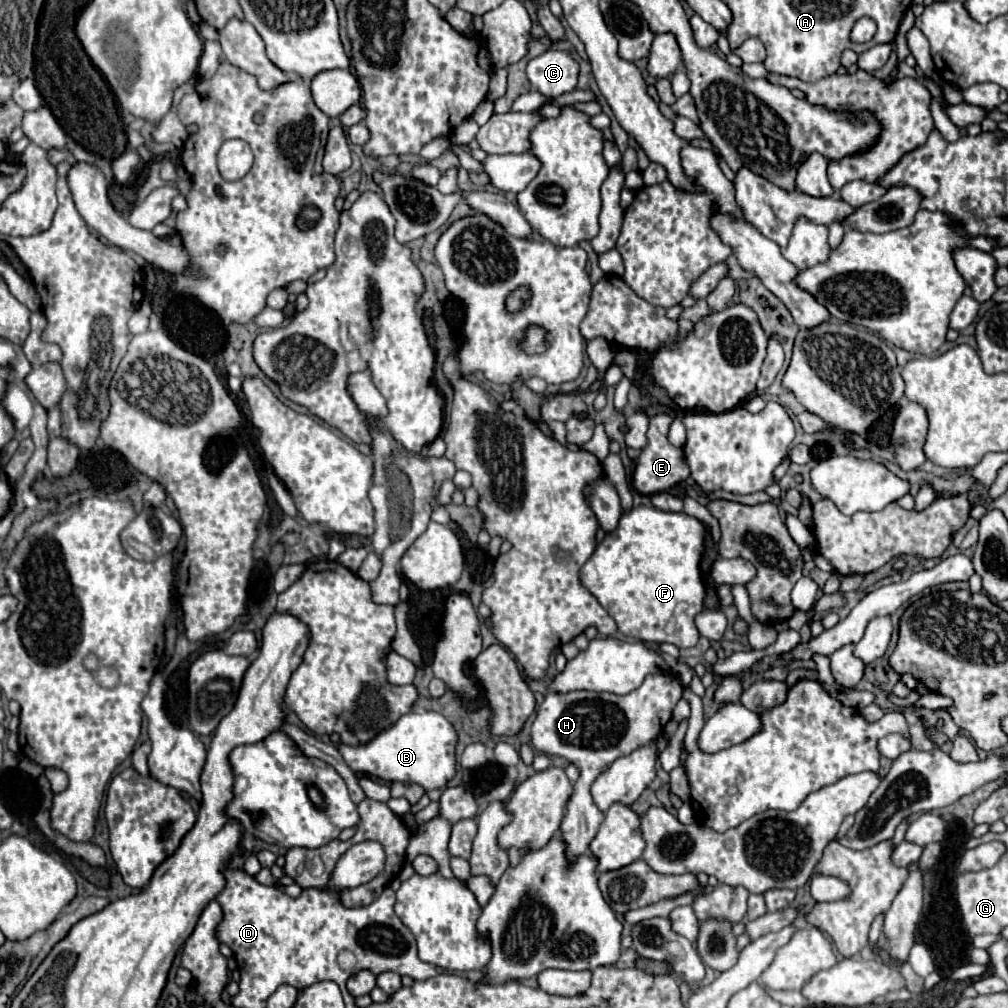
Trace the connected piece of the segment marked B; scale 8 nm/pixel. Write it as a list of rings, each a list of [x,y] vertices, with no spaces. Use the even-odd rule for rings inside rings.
[[[411,710],[403,714],[393,726],[373,736],[369,742],[359,746],[339,744],[337,748],[353,772],[371,774],[387,782],[415,782],[425,790],[433,790],[445,788],[455,776],[455,746],[457,734],[439,712]]]

